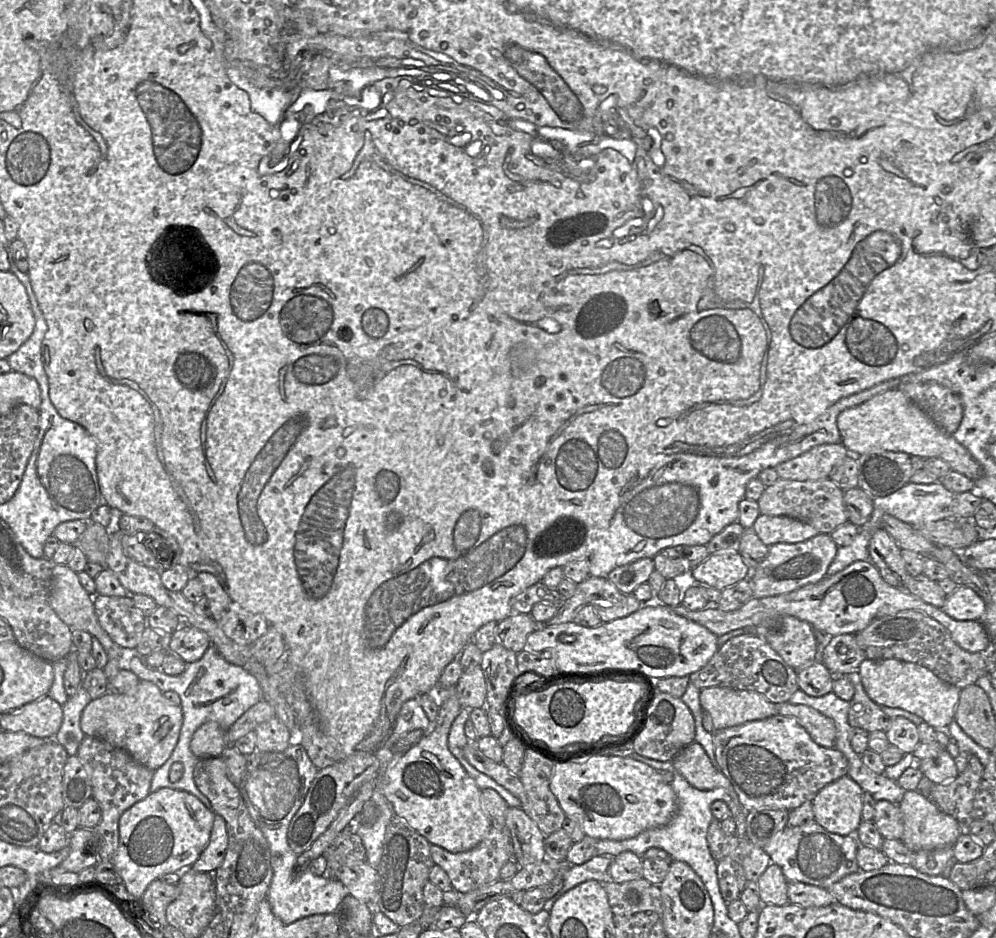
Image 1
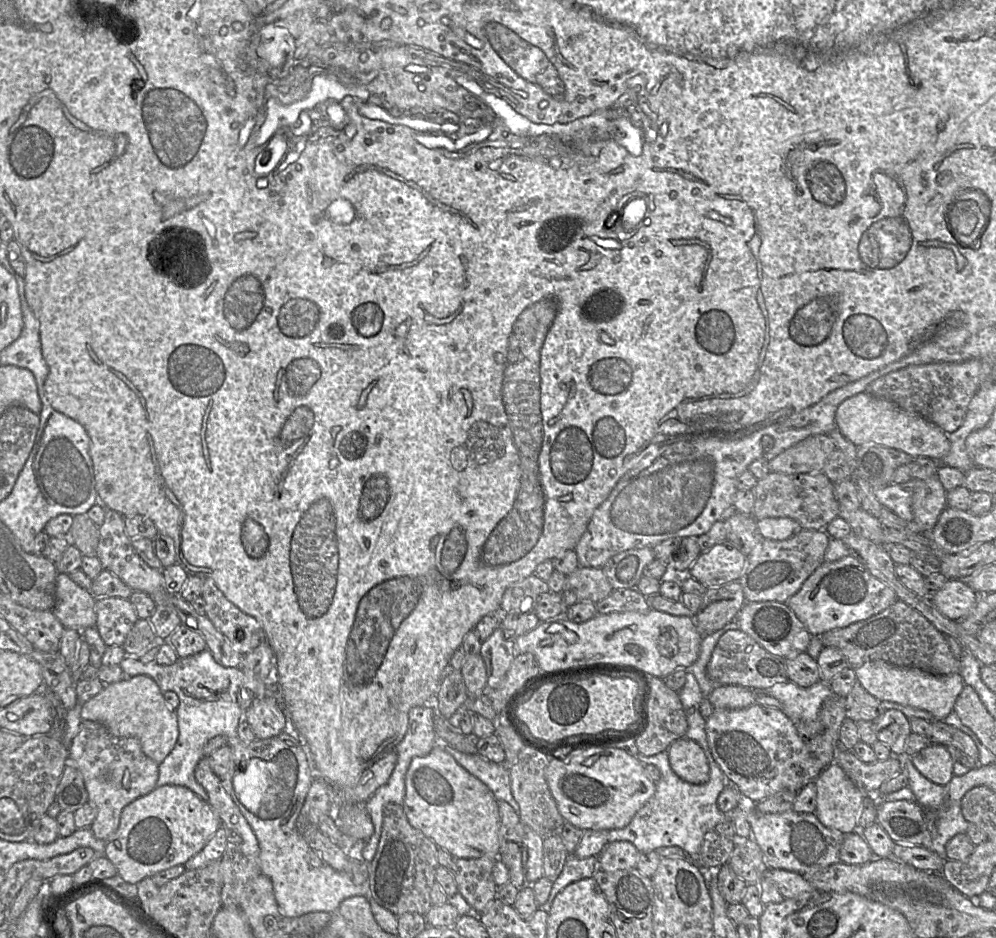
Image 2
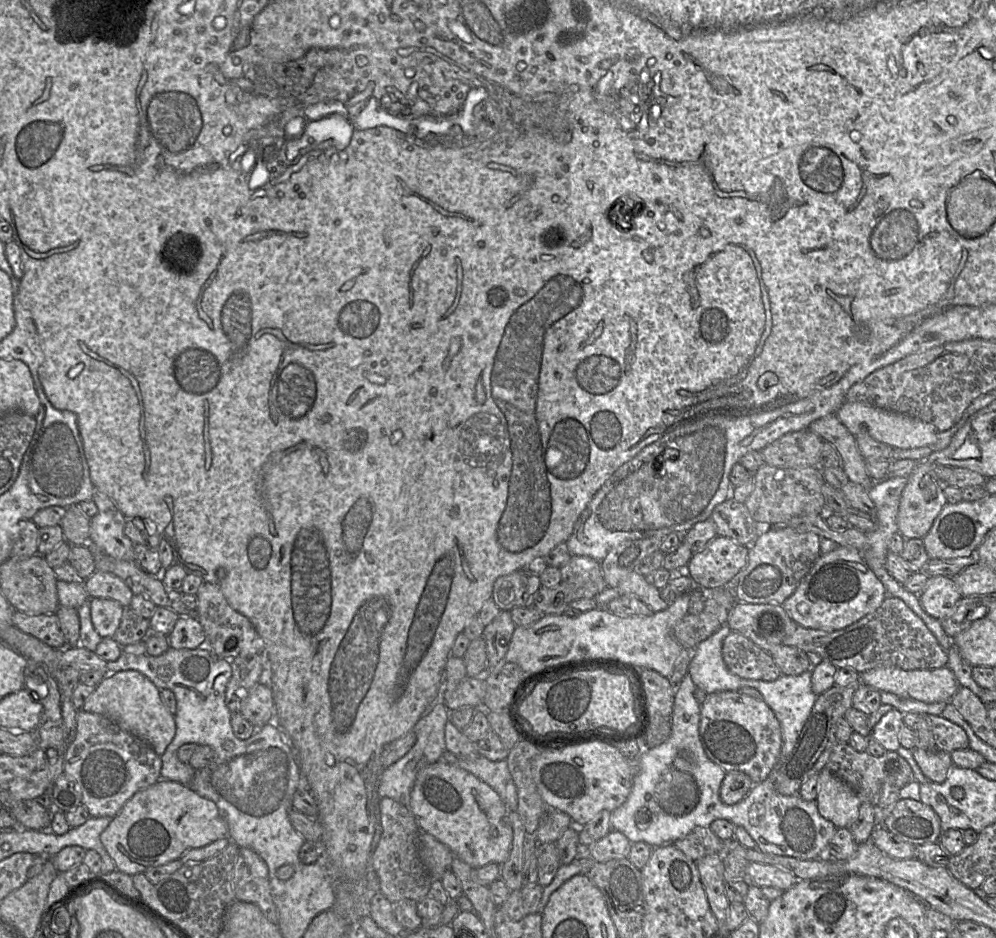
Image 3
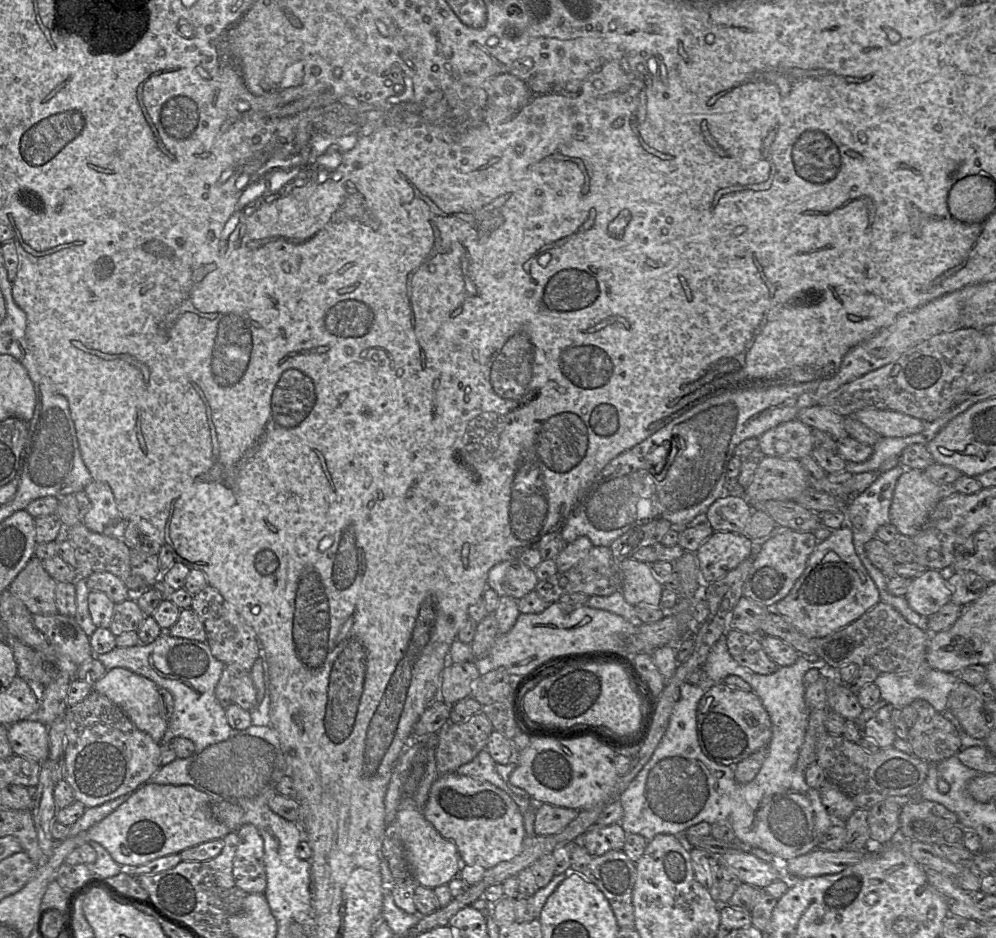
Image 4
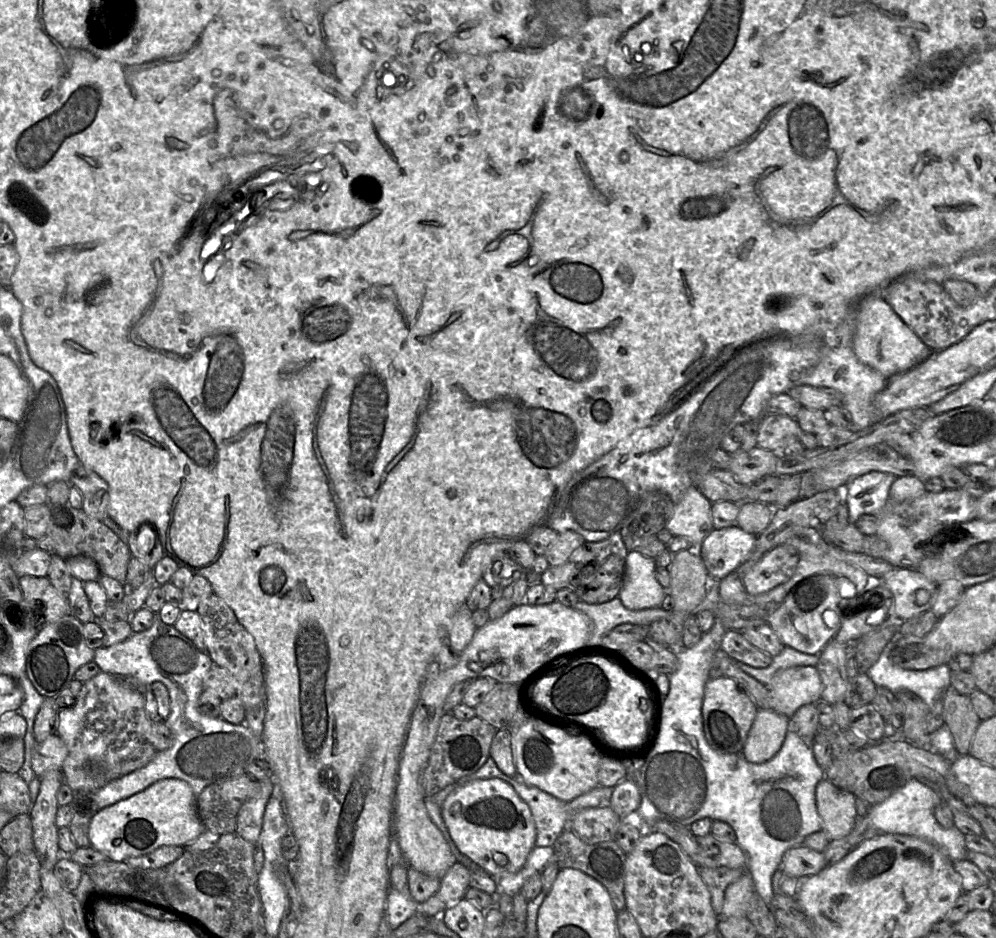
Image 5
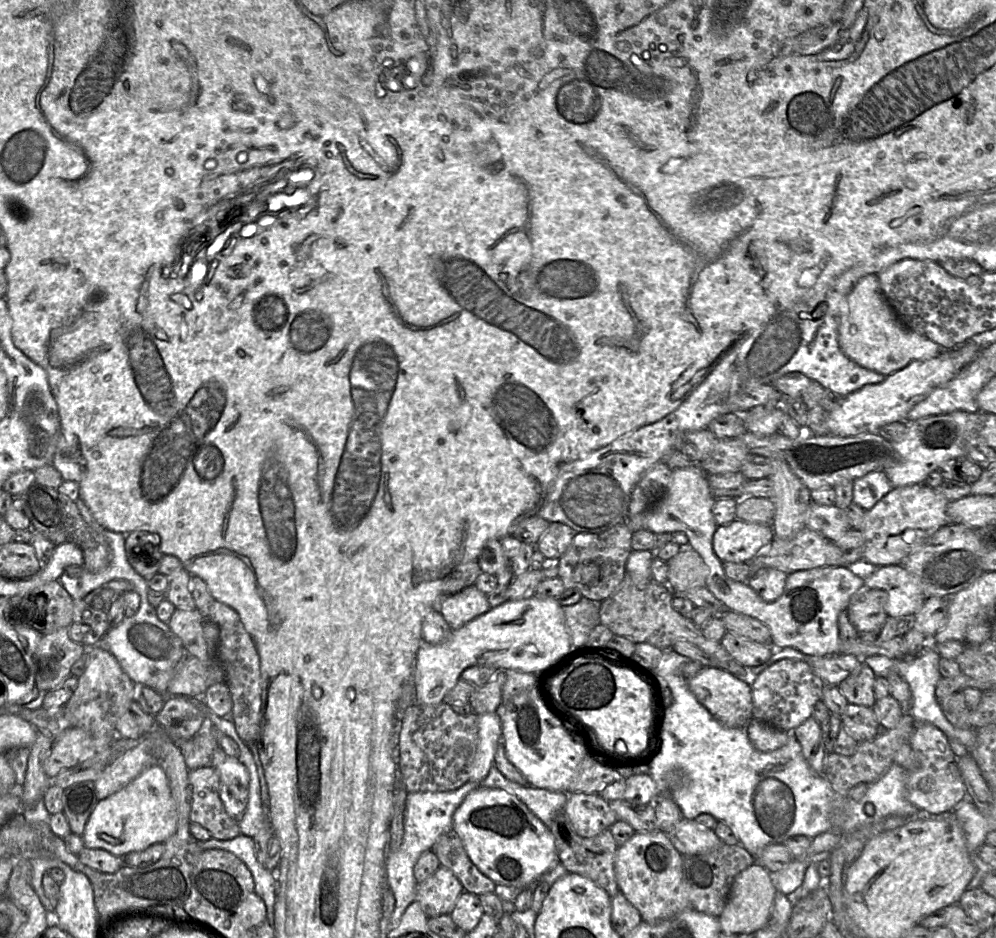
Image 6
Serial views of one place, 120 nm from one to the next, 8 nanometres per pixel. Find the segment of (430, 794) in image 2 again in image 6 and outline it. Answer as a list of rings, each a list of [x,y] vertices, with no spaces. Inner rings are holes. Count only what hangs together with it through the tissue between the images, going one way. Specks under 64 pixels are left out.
[[[479,787],[468,794],[453,814],[453,831],[461,839],[471,861],[496,885],[527,887],[560,863],[550,829],[516,796],[501,789]]]

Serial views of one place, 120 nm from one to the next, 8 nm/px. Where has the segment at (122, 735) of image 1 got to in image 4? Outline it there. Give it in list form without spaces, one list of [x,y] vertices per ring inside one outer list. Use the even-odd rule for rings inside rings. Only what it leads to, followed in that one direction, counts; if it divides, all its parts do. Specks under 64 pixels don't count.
[[[112,668],[92,684],[92,690],[105,695],[115,703],[141,731],[160,743],[168,726],[168,721],[160,715],[158,706],[158,686],[148,678],[125,668]]]

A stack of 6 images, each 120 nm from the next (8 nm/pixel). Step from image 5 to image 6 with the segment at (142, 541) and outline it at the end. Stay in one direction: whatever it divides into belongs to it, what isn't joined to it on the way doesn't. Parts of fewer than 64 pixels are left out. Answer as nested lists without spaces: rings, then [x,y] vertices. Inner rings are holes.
[[[140,530],[127,534],[125,549],[132,567],[146,580],[159,573],[164,554],[156,533]]]

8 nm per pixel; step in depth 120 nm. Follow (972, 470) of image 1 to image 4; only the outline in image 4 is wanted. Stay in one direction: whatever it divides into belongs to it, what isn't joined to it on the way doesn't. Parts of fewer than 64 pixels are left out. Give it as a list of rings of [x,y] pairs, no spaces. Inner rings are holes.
[[[862,409],[849,417],[863,423],[880,437],[906,437],[920,433],[926,426],[920,419],[894,410]]]

